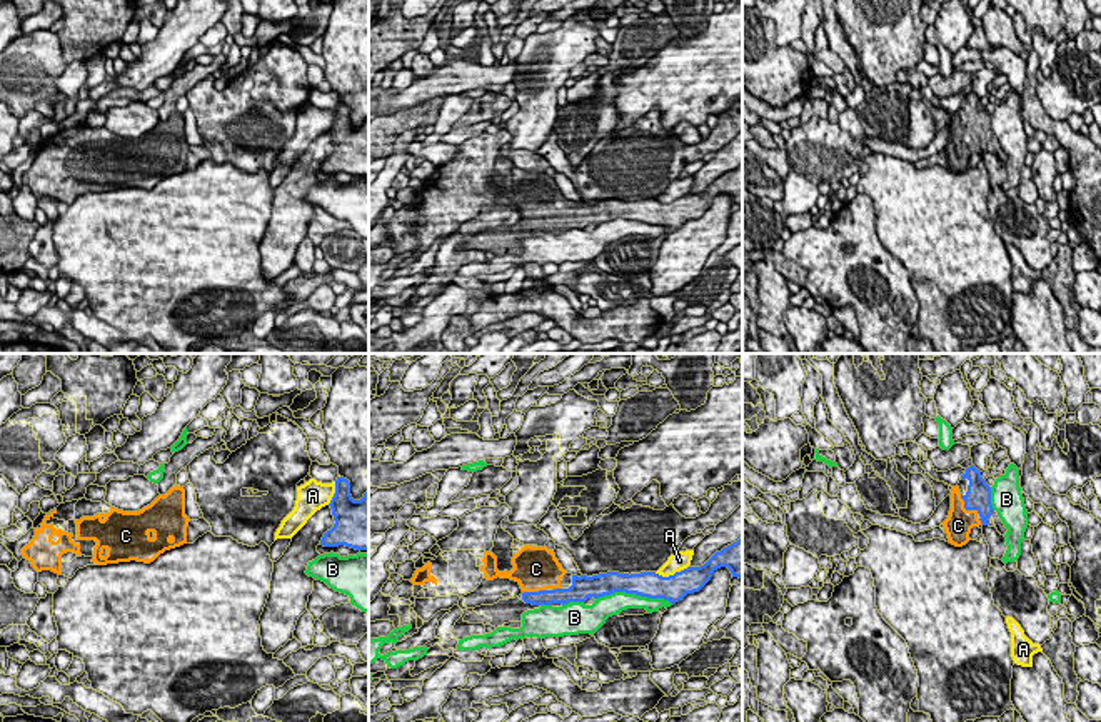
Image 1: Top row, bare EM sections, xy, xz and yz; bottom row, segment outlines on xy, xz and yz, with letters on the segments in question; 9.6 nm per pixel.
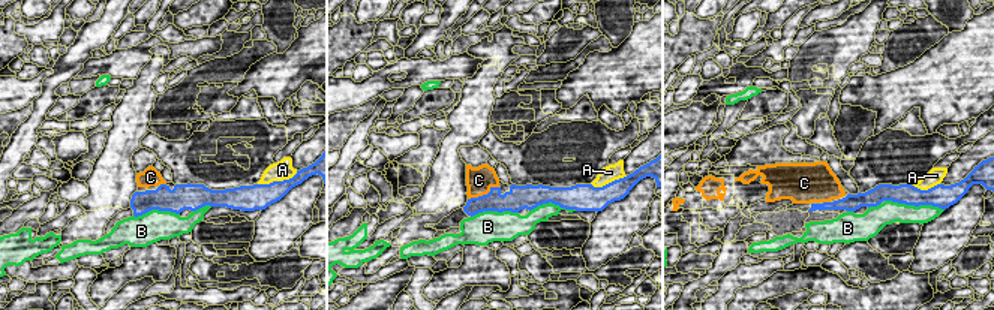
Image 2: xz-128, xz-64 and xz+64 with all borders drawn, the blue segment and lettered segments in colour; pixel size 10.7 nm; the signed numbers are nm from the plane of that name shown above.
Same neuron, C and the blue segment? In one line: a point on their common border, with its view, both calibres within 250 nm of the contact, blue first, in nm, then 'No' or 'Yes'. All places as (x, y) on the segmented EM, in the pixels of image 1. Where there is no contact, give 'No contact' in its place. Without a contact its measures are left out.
Touches blue at yz (965, 507). Thickness 260 nm (blue) against 260 nm. Yes

